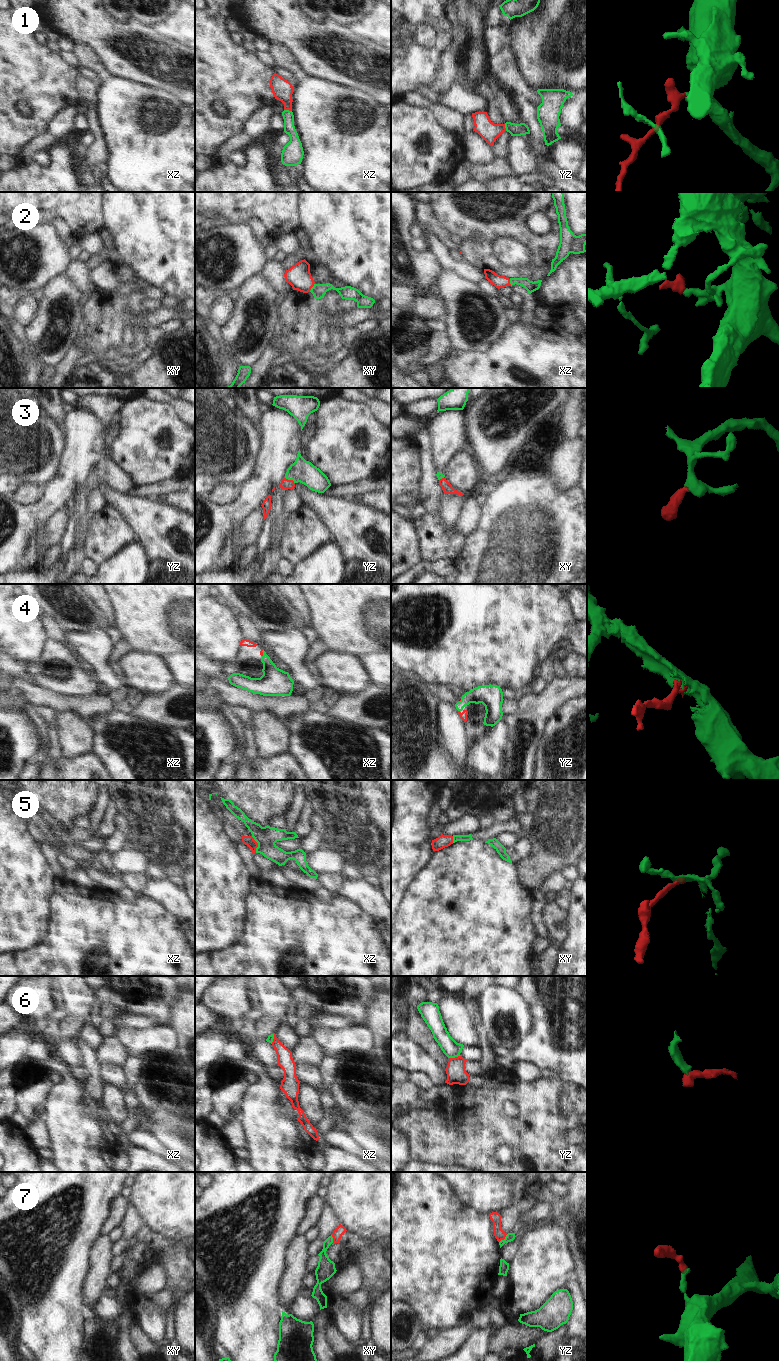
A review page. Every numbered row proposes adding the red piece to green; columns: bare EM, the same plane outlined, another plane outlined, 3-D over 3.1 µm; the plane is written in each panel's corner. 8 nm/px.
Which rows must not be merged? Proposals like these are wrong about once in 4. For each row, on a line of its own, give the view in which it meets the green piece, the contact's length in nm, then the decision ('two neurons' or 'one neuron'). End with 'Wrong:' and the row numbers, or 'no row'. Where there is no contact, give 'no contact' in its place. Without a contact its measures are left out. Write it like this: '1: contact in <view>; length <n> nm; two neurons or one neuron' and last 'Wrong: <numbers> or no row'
1: contact in xz; length 70 nm; one neuron
2: contact in xy; length 80 nm; one neuron
3: contact in yz; length 90 nm; one neuron
4: contact in yz; length 30 nm; one neuron
5: contact in xz; length 140 nm; one neuron
6: contact in yz; length 90 nm; two neurons
7: contact in yz; length 100 nm; two neurons
Wrong: 6, 7

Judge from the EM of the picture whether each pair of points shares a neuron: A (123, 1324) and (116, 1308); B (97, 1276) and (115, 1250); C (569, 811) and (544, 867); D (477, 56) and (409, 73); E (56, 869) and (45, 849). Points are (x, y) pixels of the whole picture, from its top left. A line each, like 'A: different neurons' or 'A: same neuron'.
A: different neurons
B: different neurons
C: same neuron
D: different neurons
E: same neuron

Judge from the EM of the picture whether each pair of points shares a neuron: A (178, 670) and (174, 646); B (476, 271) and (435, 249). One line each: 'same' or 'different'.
A: different
B: same

